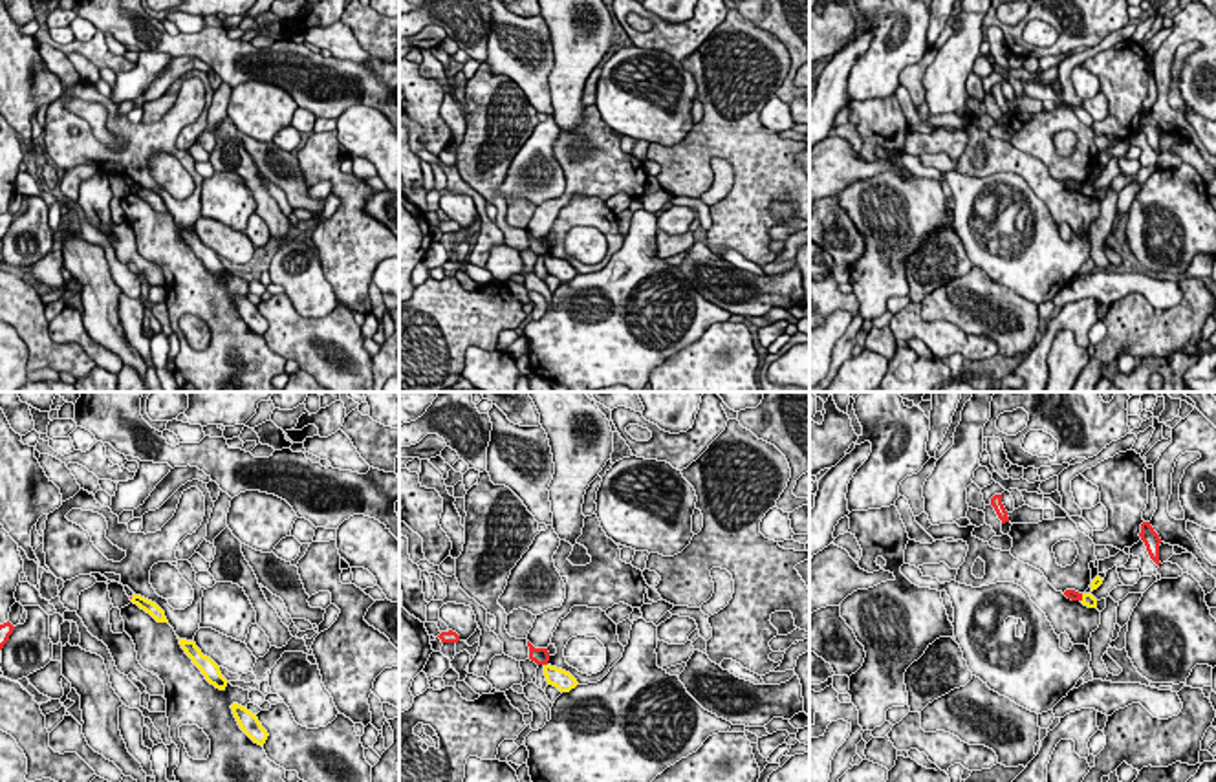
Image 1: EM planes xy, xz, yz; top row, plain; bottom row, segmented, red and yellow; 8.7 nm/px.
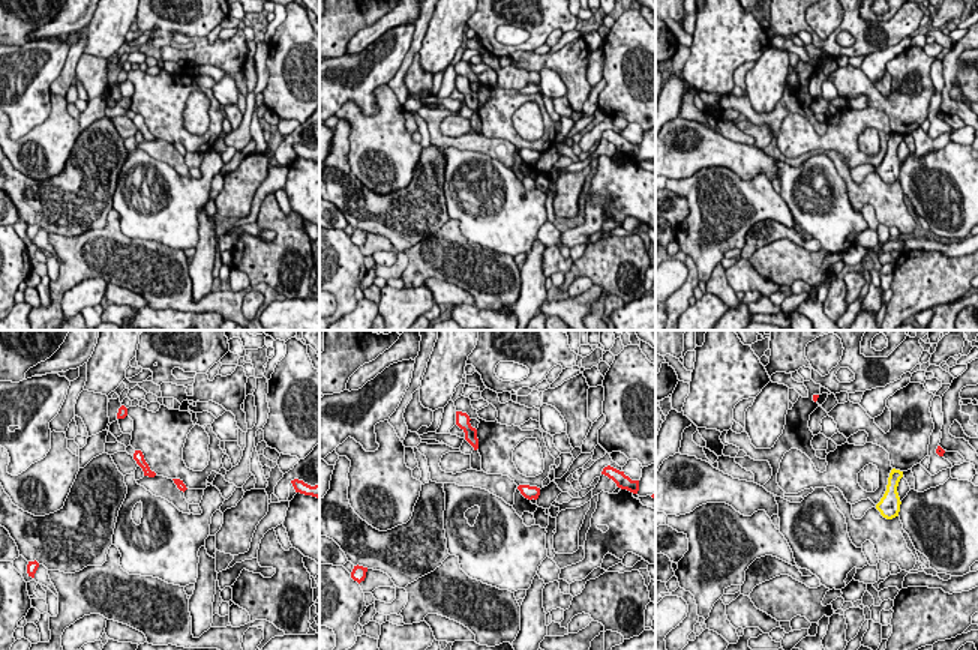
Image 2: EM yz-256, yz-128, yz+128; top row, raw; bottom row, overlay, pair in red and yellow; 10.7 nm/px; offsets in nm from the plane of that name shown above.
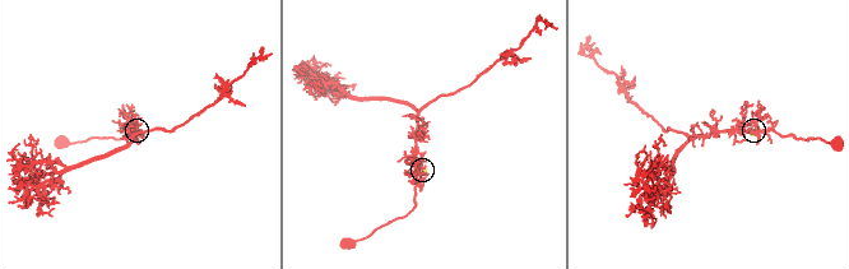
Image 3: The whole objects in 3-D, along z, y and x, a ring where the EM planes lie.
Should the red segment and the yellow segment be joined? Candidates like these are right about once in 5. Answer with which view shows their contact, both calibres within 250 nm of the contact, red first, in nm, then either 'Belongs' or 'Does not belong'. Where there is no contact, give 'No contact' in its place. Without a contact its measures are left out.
Touches red in yz. Thickness 90 nm (red) against 120 nm. Does not belong

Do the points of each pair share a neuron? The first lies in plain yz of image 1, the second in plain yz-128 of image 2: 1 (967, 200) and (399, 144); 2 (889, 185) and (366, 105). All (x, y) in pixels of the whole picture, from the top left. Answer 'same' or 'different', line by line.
1: different
2: different

